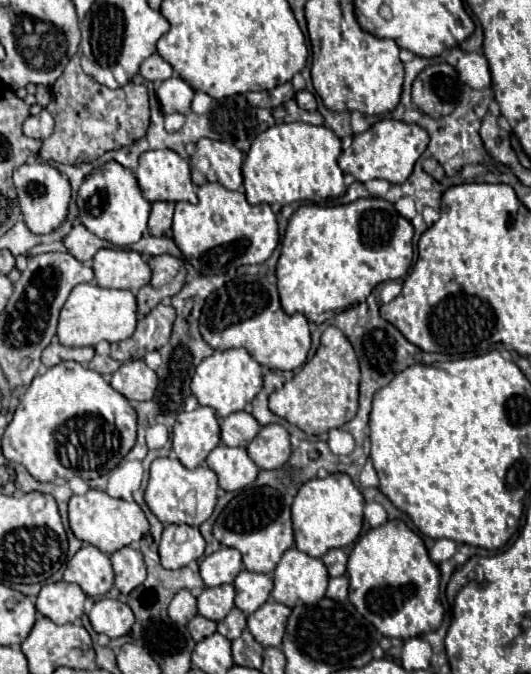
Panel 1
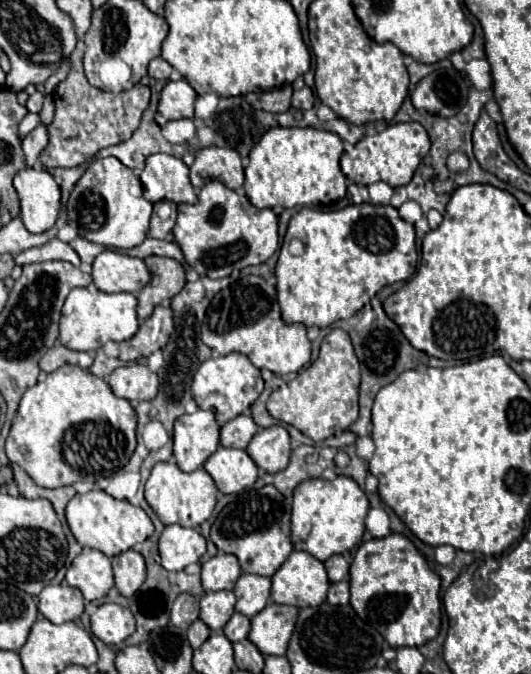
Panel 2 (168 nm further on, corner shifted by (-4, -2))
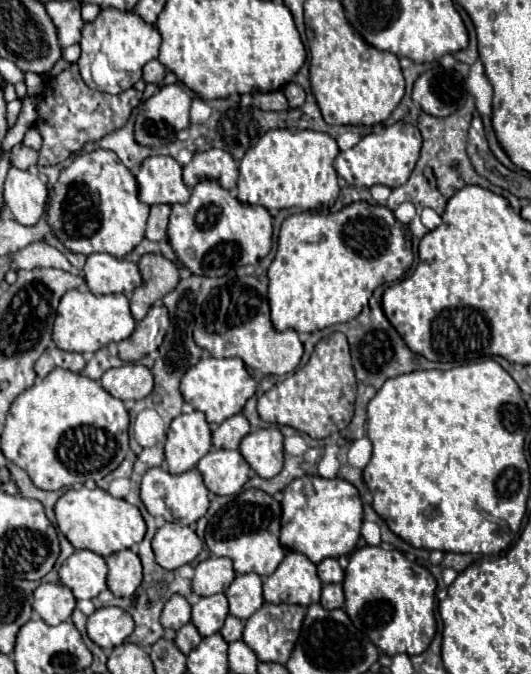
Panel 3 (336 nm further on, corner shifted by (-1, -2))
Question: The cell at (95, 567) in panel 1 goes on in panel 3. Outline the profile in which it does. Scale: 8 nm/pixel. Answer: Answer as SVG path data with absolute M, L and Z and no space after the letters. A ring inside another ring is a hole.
M76 550L60 566L60 582L72 590L72 594L82 598L94 598L106 590L106 562L102 556L90 550Z

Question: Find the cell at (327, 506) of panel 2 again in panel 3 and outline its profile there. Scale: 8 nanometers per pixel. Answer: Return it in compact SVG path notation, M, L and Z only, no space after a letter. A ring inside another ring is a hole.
M302 476L292 480L282 490L282 528L280 544L286 550L296 550L318 564L324 558L338 558L354 552L360 526L362 526L362 502L358 490L342 478L320 478L320 476Z

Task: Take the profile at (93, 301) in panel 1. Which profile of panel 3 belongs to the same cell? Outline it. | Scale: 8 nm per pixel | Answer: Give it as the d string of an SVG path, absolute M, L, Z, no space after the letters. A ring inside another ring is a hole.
M68 290L56 310L54 320L54 342L60 350L68 352L96 352L98 348L108 346L110 342L120 342L128 338L136 328L136 322L128 308L128 298L124 294L94 296L92 292Z

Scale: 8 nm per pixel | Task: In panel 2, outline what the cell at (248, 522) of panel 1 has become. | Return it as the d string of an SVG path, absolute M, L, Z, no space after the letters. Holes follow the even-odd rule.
M263 486L261 490L249 488L221 510L211 526L211 540L219 550L235 554L243 572L273 576L293 552L291 504L275 486Z

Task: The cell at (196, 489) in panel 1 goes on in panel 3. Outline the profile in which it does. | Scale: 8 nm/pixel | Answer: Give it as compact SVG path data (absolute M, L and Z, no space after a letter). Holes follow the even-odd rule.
M150 468L140 484L140 498L150 512L150 516L162 516L166 522L176 522L180 526L190 526L202 518L208 510L208 488L202 482L202 476L196 468L184 474L170 474L164 468Z

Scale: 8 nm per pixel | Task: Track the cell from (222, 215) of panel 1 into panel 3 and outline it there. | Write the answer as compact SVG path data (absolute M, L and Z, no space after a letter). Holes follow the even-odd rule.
M214 180L198 182L192 188L192 196L186 204L174 204L168 224L168 242L174 248L178 260L198 276L218 278L224 276L230 268L240 268L246 264L256 266L272 248L272 216L264 206L250 206L238 202L228 190L220 188Z

